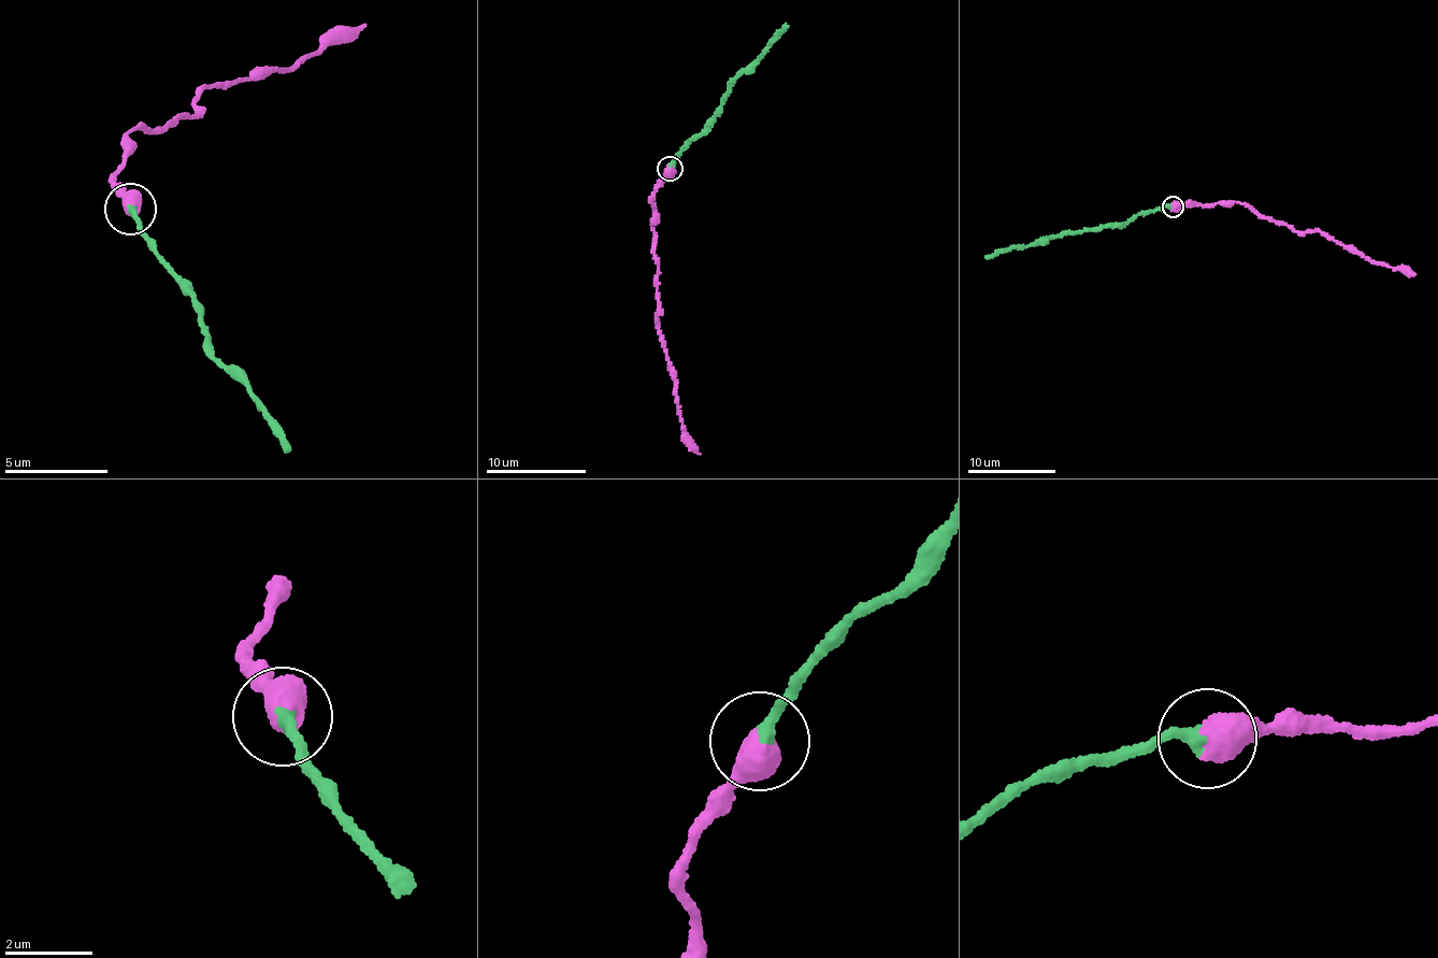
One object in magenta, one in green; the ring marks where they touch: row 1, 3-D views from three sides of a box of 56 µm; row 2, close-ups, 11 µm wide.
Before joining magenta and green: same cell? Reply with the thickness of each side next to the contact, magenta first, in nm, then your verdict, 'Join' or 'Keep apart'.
Thickness 700 nm (magenta) against 320 nm. Join

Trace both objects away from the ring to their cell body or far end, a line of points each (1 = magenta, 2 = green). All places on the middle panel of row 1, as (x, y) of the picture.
1: (670, 168), (651, 201), (651, 230), (658, 266), (658, 332), (678, 399), (682, 437), (700, 454)
2: (670, 168), (680, 148), (705, 129), (722, 105), (729, 82), (758, 59), (785, 25)

